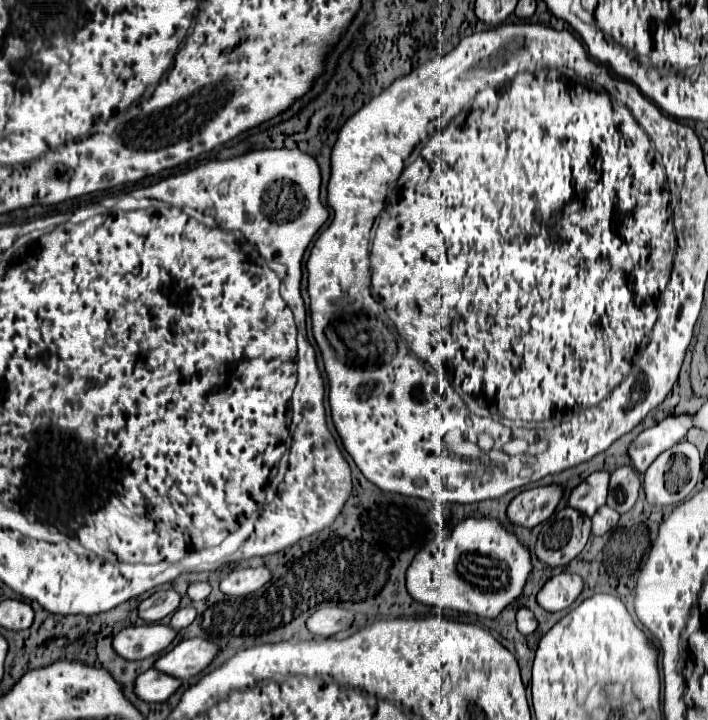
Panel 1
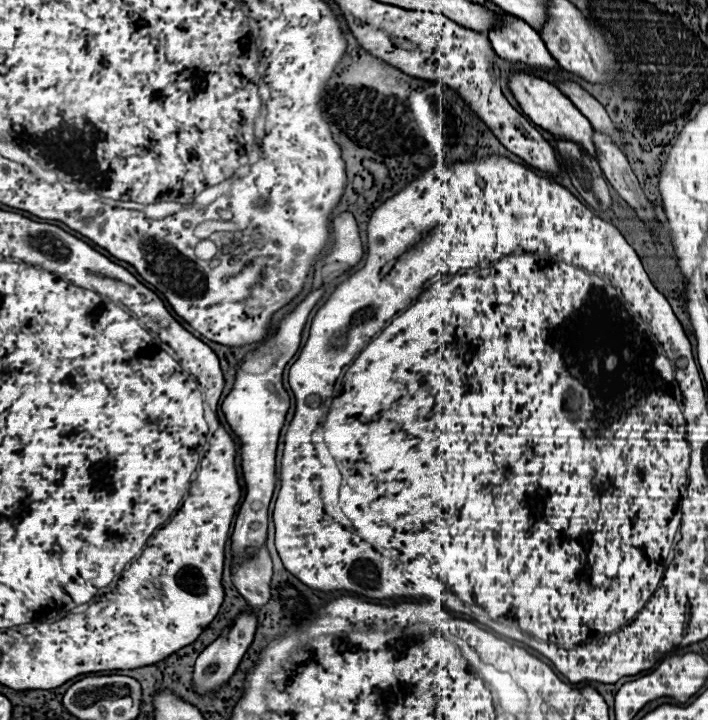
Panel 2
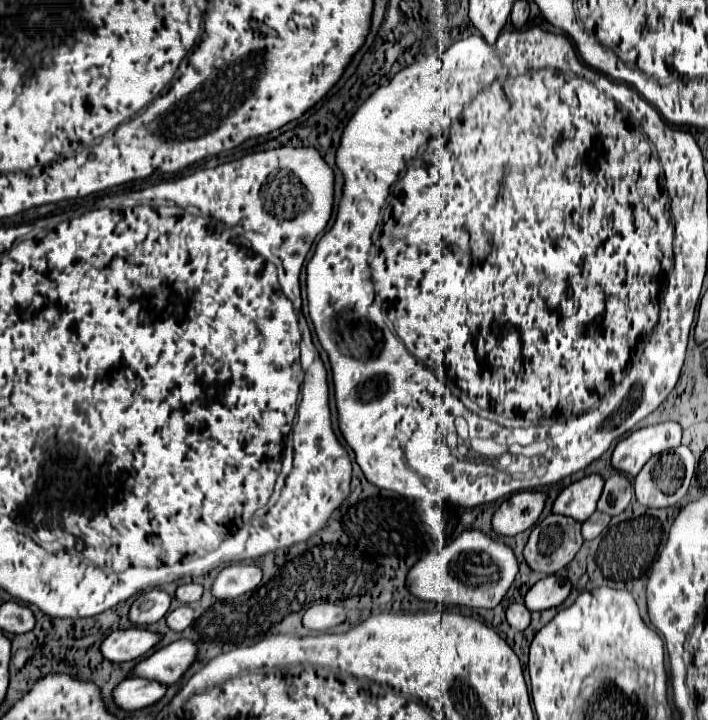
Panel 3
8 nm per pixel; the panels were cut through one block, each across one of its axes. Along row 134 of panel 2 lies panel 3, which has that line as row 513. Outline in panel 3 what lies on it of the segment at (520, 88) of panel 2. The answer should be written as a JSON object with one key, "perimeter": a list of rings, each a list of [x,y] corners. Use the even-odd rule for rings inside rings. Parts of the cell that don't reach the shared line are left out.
{"perimeter":[[[590,474],[582,480],[576,480],[560,492],[552,512],[572,516],[574,520],[584,522],[594,514],[602,488],[604,488],[604,478],[600,474]]]}

